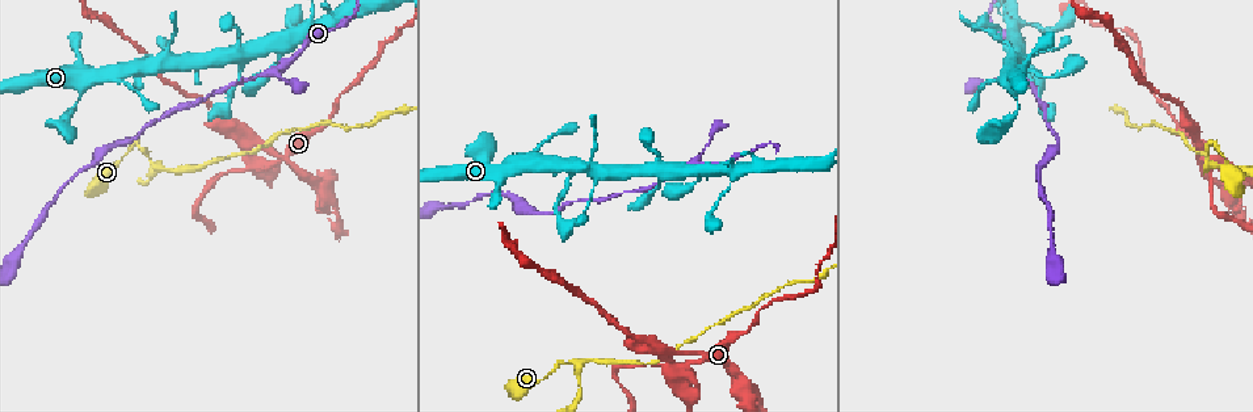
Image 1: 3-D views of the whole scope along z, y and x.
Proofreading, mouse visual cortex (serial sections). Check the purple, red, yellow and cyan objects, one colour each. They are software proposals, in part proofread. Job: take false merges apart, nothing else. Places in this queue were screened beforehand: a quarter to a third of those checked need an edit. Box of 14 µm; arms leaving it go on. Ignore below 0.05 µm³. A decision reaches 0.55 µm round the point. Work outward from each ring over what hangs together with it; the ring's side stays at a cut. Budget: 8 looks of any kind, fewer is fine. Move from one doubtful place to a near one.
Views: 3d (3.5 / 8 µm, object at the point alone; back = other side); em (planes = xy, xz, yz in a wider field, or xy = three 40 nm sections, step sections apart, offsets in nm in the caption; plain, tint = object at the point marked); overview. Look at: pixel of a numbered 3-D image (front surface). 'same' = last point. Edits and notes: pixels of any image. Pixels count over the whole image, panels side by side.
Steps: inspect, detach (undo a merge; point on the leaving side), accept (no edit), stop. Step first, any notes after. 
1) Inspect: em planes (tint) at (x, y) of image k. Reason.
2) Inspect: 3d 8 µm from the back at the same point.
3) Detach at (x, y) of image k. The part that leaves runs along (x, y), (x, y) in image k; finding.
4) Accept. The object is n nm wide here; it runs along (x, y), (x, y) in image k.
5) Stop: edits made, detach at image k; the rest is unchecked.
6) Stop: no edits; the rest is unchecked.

Inspect: 3d 3.5 µm at (571, 169) of image 1. Four-way junction.

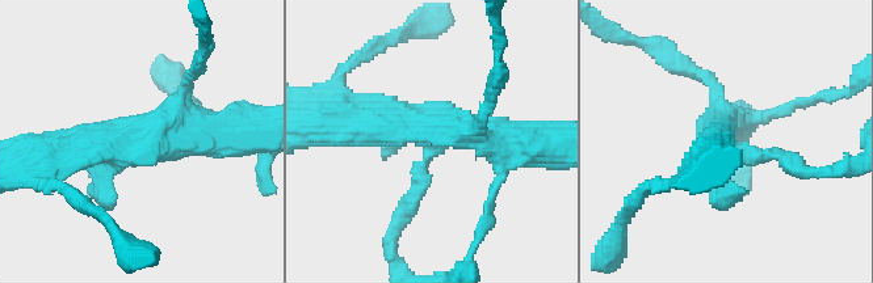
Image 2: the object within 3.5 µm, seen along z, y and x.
Inspect: em xy step 3 (tint) at (430, 126) of image 2.

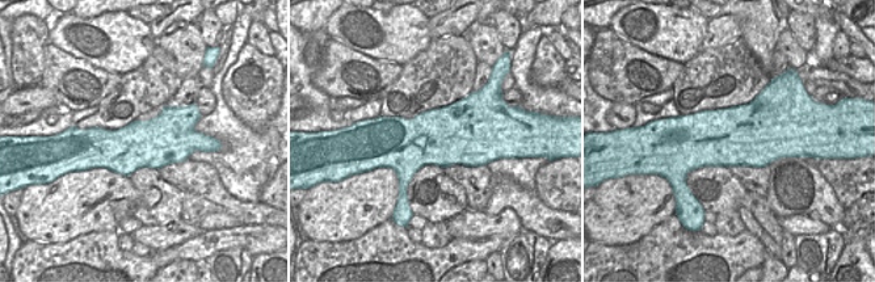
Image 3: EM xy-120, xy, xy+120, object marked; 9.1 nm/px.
Accept. The object is 550 nm wide here; it runs along (50, 153), (223, 125) in image 2; all the same cell.

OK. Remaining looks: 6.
Inspect: 3d 8 µm at (281, 73) of image 1. Branch point.

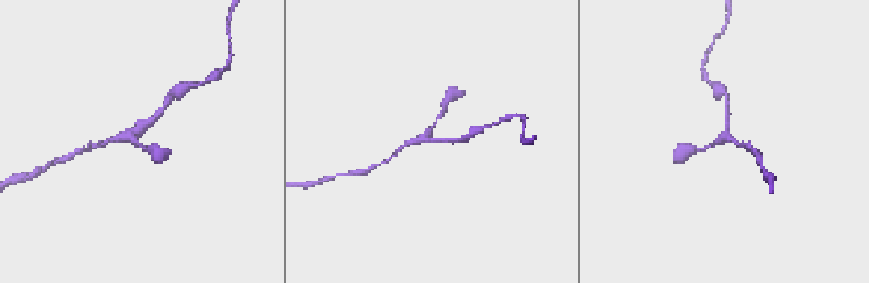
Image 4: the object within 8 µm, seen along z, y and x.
Inspect: em xy step 5 (tint) at (423, 138) of image 4. 3 arms meet here; the arms are 150, 150, 150 nm wide; need the tissue.

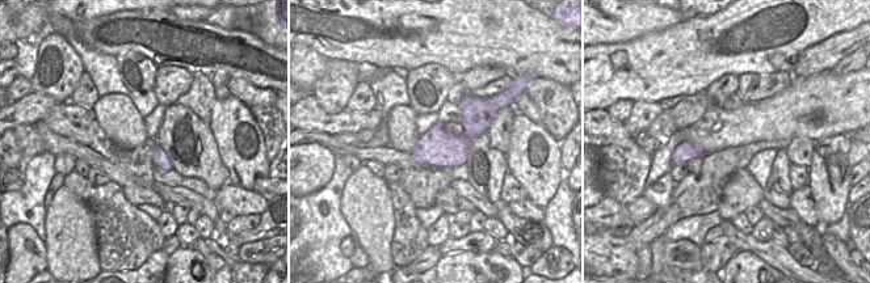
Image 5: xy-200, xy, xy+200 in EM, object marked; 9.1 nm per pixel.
Accept. It runs along (162, 109), (134, 138), (103, 144) in image 4; one cell here.

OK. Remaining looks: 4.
Inspect: 3d 3.5 µm at (676, 369) of image 1. Sharp bend.

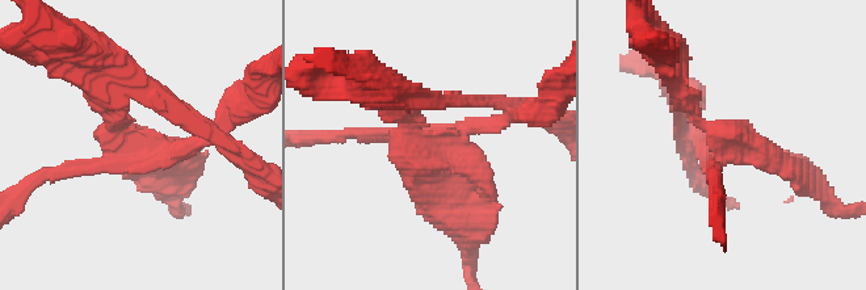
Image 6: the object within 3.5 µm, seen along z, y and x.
Inspect: em xy step 5 (tint) at (130, 143) of image 6.

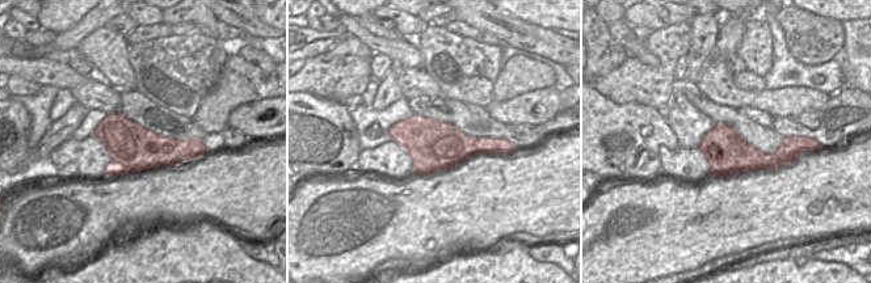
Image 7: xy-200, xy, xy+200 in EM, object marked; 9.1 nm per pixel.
Detach at (419, 171) of image 6. The part that leaves runs along (508, 109), (496, 99), (399, 95) in image 6; a second cell is stuck on.

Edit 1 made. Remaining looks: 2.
Stop: edits made, detach at image 6; the rest is unchecked.

